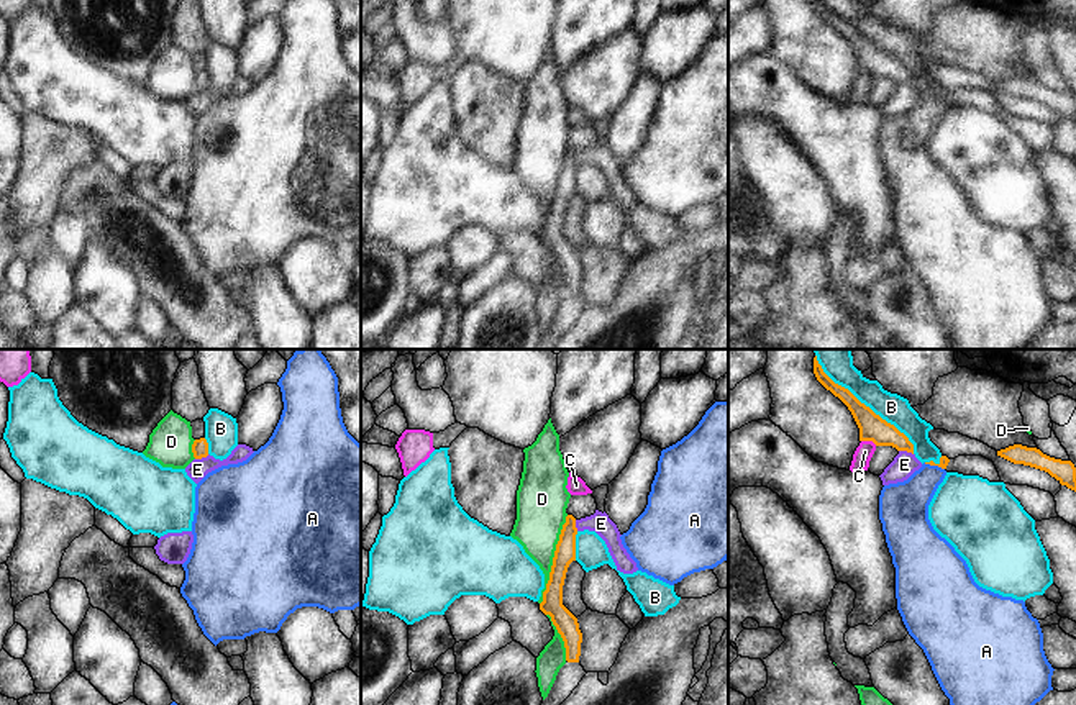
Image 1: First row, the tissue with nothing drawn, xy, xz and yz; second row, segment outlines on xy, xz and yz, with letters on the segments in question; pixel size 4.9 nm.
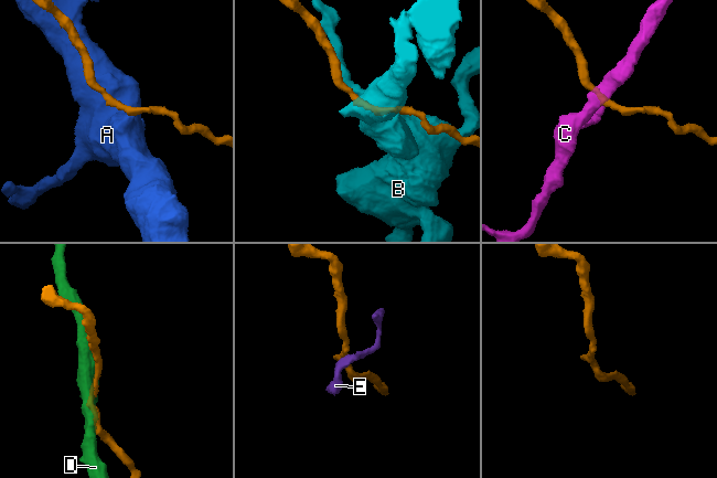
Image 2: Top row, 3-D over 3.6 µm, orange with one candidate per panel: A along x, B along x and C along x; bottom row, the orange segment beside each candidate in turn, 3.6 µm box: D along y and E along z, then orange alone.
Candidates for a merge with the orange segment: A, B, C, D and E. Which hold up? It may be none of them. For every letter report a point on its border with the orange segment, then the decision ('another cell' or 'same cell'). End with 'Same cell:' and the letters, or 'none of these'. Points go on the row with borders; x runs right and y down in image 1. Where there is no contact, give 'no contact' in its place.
A: meets orange in yz at (934, 464); another cell
B: meets orange in yz at (863, 404); another cell
C: meets orange in yz at (870, 440); another cell
D: meets orange in xz at (553, 559); another cell
E: meets orange in yz at (906, 450); another cell
Same cell: none of these

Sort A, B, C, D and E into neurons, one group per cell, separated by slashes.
A / B / C / D / E

